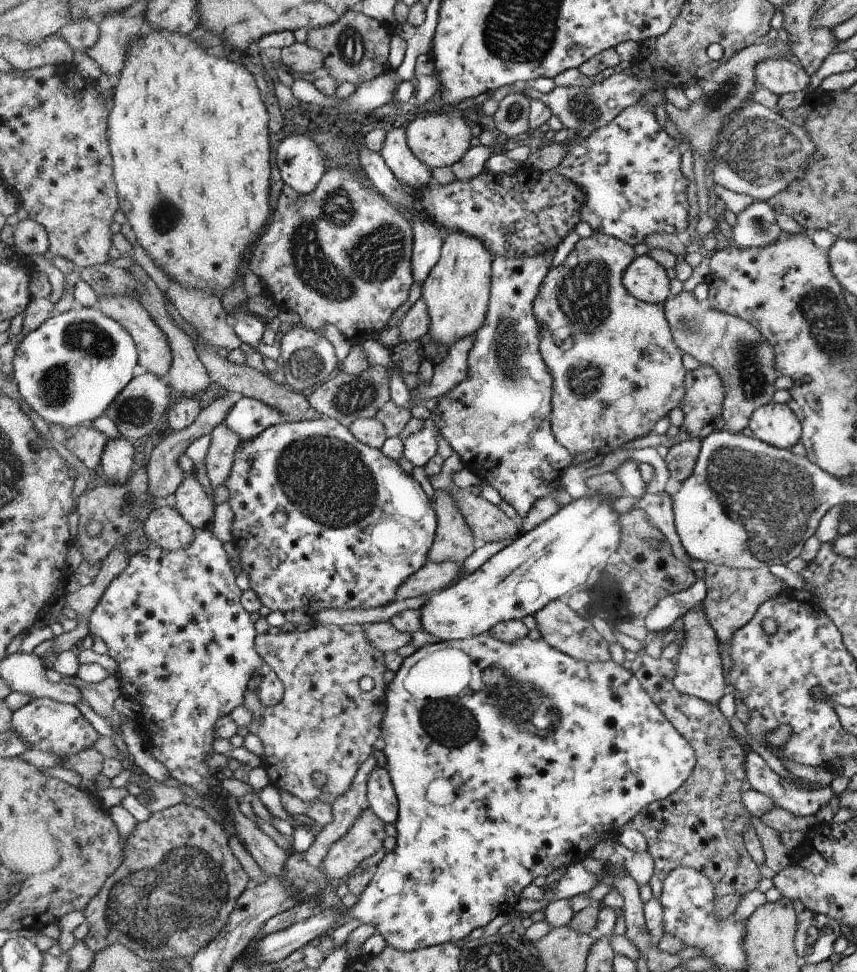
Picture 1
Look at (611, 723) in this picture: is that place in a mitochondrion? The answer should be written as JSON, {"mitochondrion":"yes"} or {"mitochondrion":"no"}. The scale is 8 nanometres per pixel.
{"mitochondrion":"no"}

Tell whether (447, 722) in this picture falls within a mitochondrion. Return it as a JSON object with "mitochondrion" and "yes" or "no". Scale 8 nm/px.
{"mitochondrion":"yes"}

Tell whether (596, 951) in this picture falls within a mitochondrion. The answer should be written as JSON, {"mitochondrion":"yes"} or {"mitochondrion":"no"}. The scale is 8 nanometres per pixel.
{"mitochondrion":"no"}

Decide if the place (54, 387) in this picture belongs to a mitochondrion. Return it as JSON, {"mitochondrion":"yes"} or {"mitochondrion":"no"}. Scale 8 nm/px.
{"mitochondrion":"yes"}

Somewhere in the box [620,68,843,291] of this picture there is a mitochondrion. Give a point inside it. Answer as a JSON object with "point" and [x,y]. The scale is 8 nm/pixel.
{"point":[760,151]}

